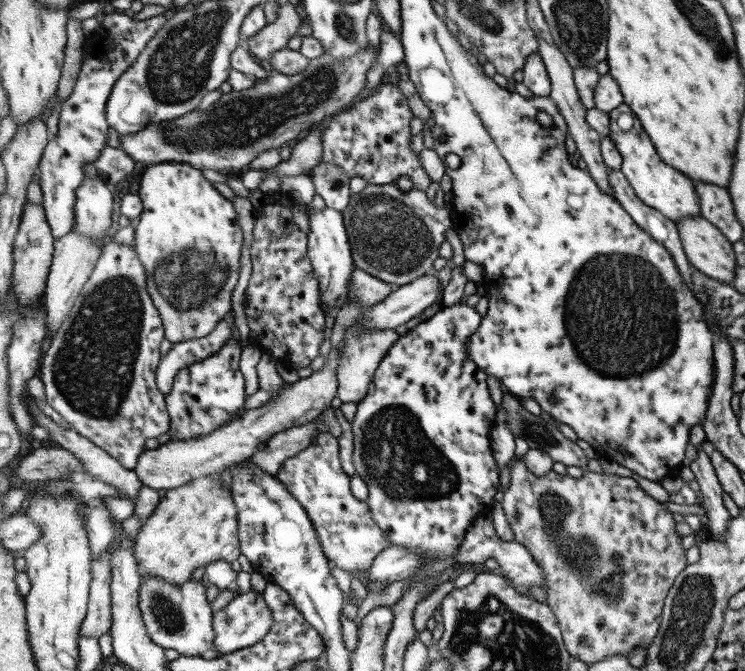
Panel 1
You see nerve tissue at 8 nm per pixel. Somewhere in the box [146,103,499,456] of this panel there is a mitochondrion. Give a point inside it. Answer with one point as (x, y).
(391, 238)

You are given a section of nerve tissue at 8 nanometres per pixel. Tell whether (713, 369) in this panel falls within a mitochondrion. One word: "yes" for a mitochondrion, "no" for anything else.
no

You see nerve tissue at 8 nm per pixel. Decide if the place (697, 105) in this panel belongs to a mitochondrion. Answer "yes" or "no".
no

